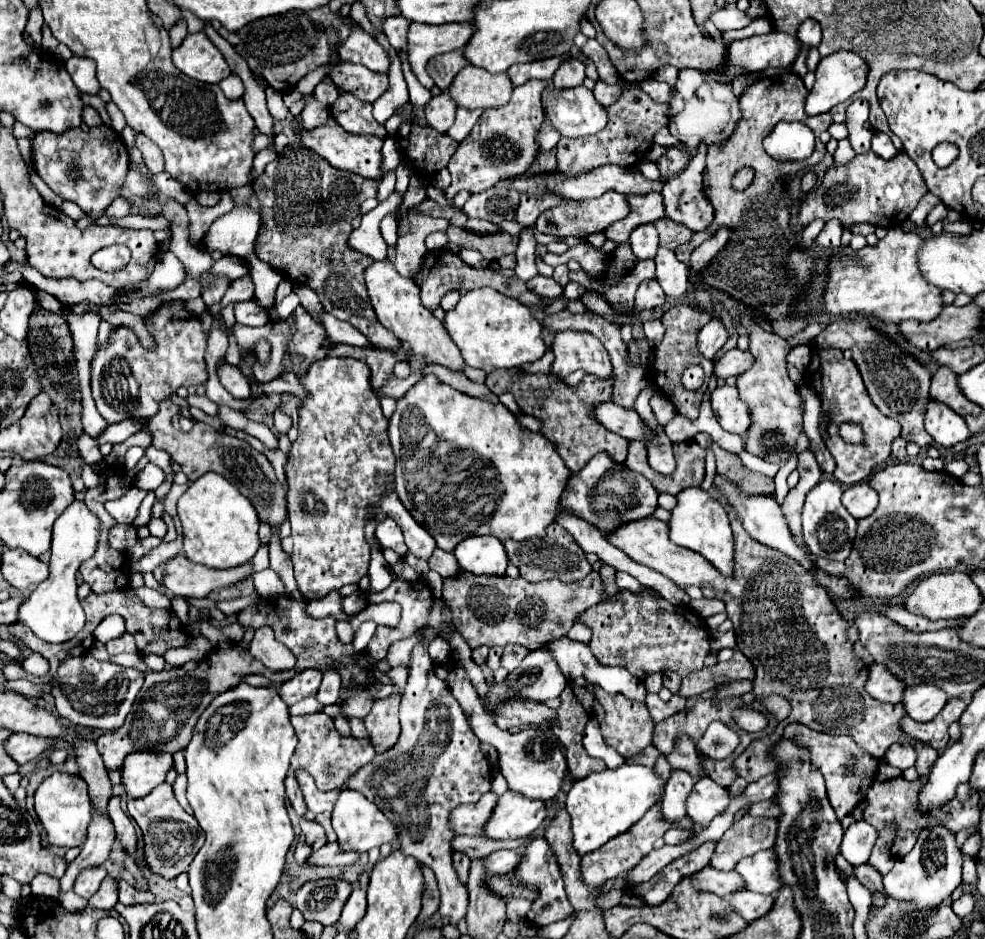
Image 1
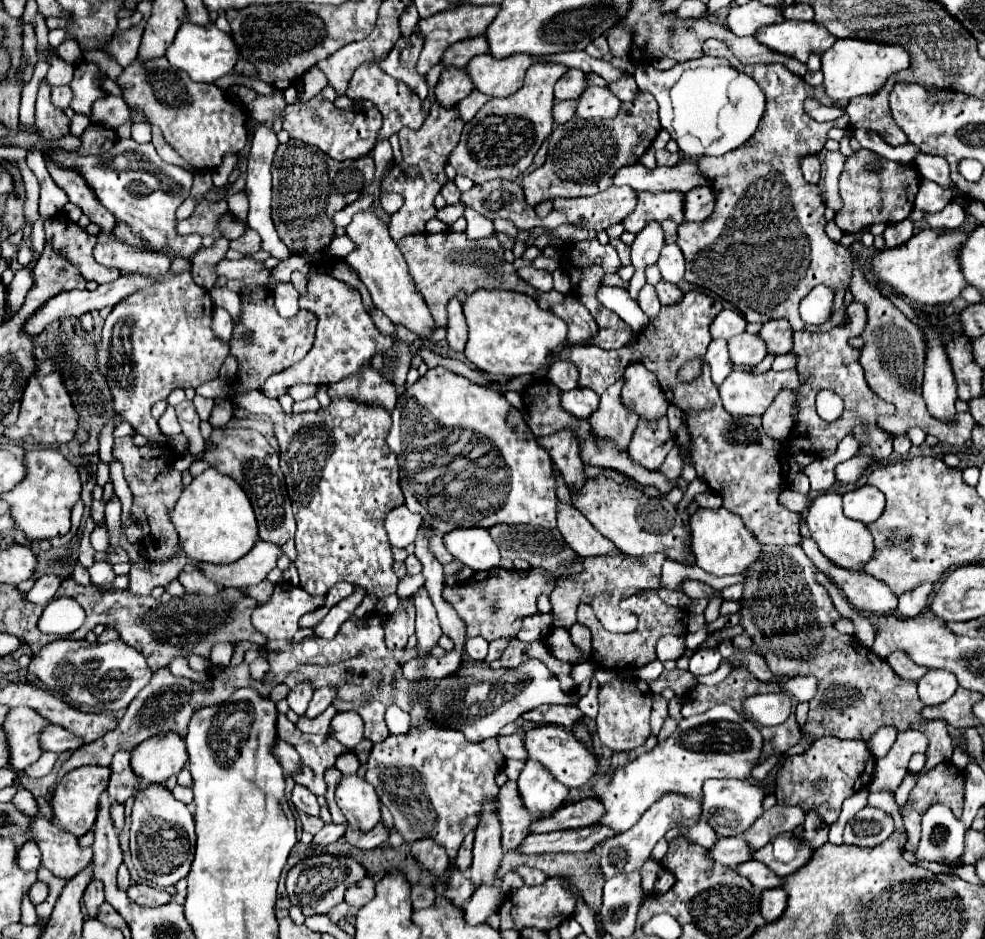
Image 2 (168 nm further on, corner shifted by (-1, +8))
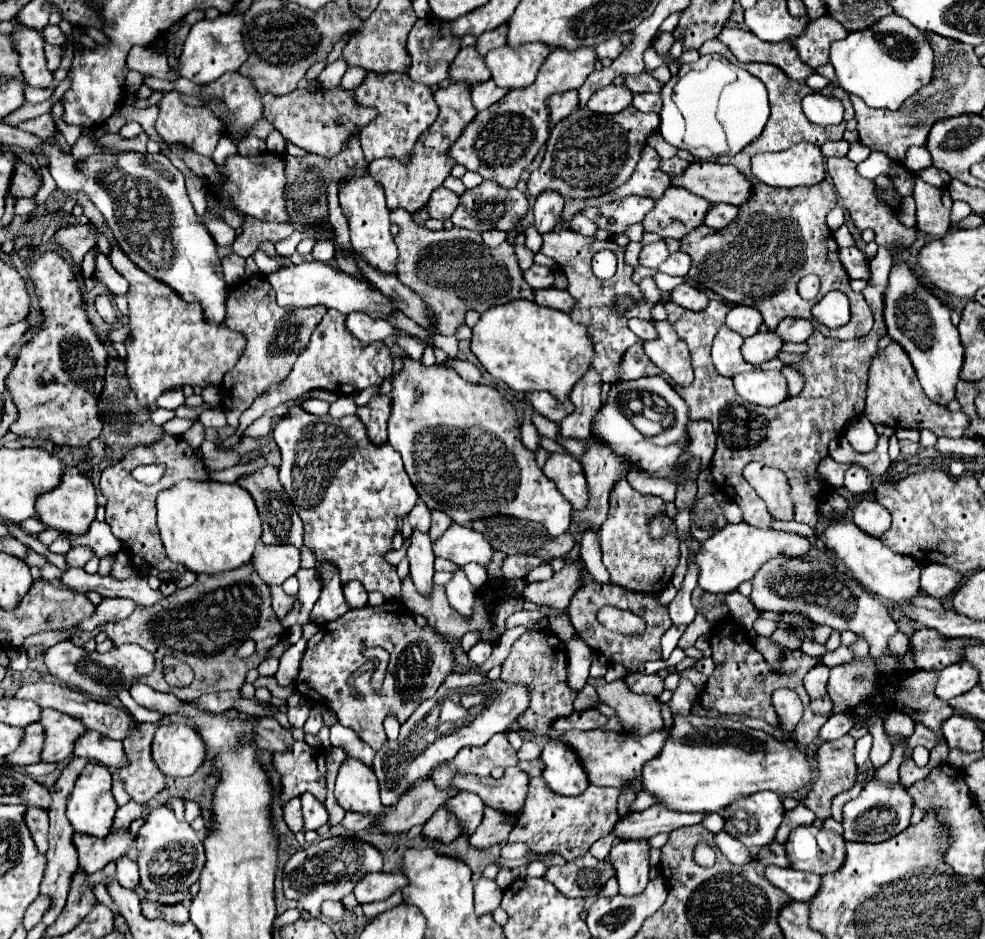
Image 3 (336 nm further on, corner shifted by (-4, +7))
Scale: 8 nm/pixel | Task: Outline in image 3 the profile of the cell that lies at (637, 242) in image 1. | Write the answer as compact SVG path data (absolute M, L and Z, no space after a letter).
M655 242L655 244L645 244L643 250L641 250L641 256L639 256L639 262L641 266L647 266L647 268L659 268L659 264L663 264L669 256L669 250L665 246L665 242Z

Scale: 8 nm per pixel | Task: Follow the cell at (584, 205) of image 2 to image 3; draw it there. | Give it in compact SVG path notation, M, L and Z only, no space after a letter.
M627 196L623 200L617 200L613 204L603 204L599 208L587 208L583 214L593 220L599 228L621 234L627 226L639 224L649 210L653 210L655 200L653 198L641 198L641 196Z

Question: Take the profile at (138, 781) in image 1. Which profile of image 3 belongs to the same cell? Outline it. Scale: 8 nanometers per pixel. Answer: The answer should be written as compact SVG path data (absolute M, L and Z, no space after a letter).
M189 724L159 726L153 740L153 760L165 776L191 776L205 760L205 744Z

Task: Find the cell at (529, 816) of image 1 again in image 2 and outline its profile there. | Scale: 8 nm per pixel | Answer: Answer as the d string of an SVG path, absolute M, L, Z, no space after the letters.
M526 761L526 767L518 777L518 795L526 811L542 815L556 811L566 799L568 789L552 779L550 773L538 765L538 761Z

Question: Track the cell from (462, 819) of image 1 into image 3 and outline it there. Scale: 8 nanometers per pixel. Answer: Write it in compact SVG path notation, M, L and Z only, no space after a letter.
M533 778L529 784L529 794L525 802L525 828L515 828L509 836L509 844L525 842L529 846L529 856L557 852L567 862L585 854L593 842L607 836L615 824L615 806L621 790L593 786L579 796L557 796L545 788L545 780Z

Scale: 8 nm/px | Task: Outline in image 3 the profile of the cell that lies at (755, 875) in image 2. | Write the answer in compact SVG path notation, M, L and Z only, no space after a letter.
M767 866L765 868L767 880L787 892L793 900L807 902L817 896L817 888L821 888L821 876L809 874L809 872L797 872L795 868L779 868L779 866Z

